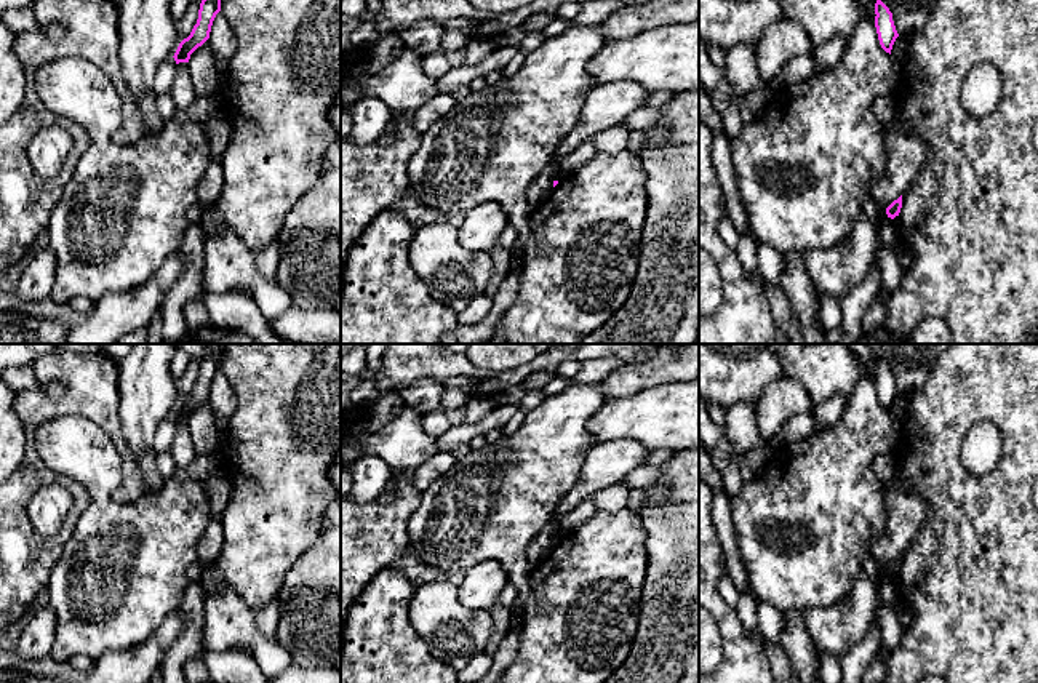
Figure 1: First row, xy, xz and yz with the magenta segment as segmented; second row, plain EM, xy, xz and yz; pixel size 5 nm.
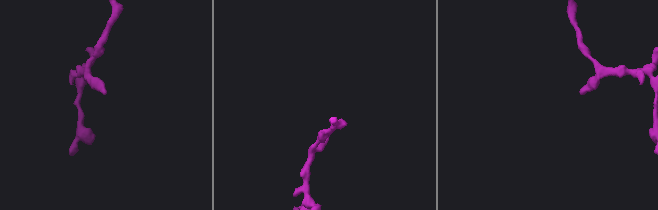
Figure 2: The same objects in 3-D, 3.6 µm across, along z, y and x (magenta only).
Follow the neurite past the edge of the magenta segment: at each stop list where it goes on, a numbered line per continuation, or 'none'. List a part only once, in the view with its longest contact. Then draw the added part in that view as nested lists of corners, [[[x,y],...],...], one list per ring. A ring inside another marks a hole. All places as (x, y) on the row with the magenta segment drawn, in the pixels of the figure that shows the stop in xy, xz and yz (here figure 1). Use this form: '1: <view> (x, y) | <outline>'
none

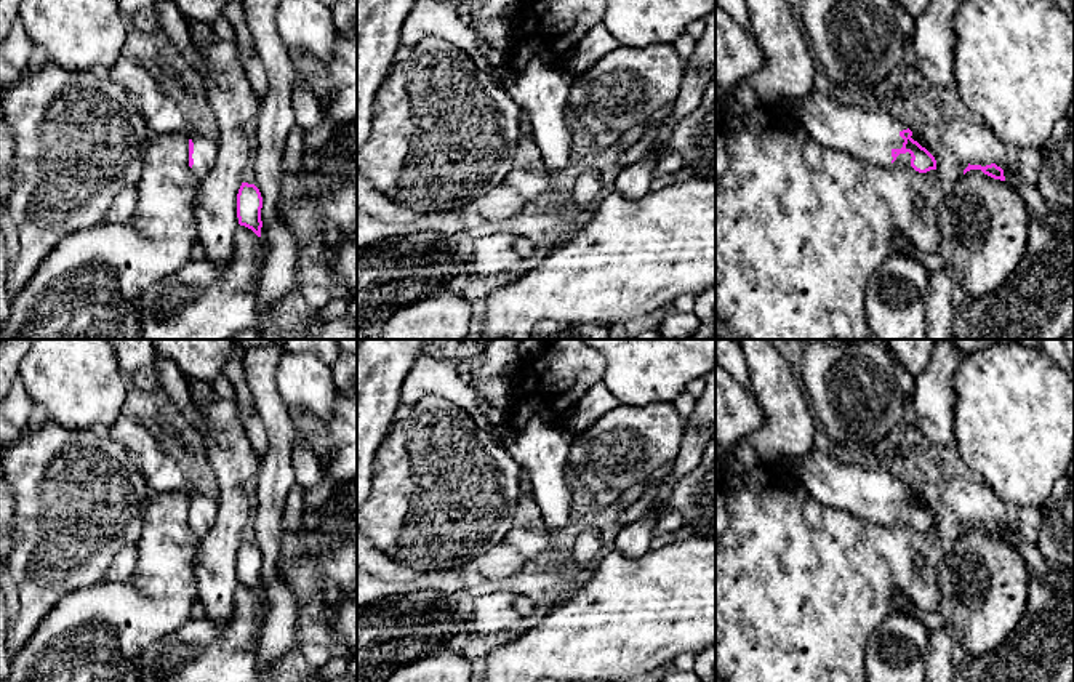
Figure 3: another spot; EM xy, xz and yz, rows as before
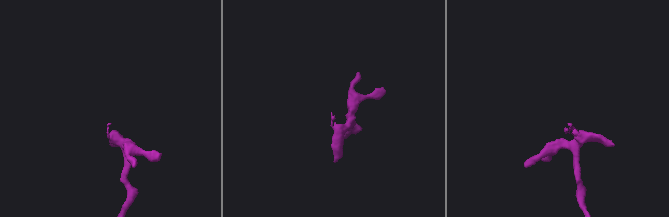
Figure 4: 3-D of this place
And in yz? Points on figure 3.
1: yz (869, 135) | [[[812,88],[797,99],[781,98],[776,107],[783,109],[795,102],[795,120],[818,142],[842,150],[858,160],[880,166],[911,166],[911,154],[892,157],[893,149],[901,149],[900,136],[908,126],[877,107],[858,107],[842,104]],[[912,168],[914,170],[914,168]]]

